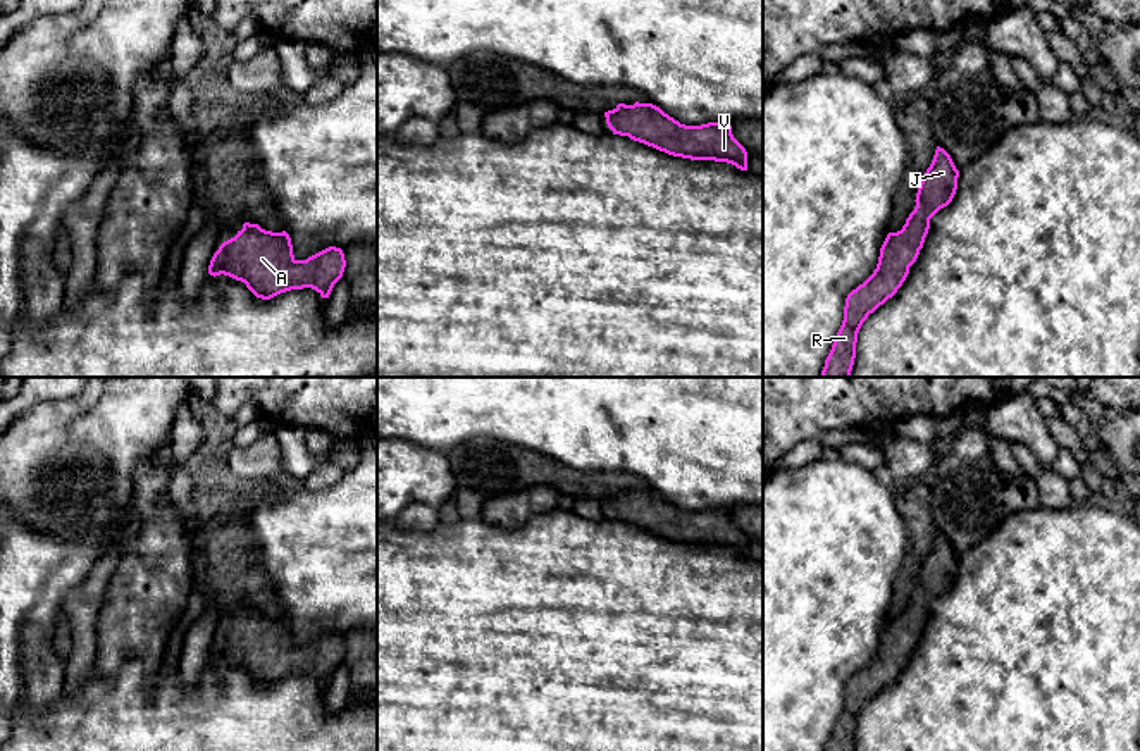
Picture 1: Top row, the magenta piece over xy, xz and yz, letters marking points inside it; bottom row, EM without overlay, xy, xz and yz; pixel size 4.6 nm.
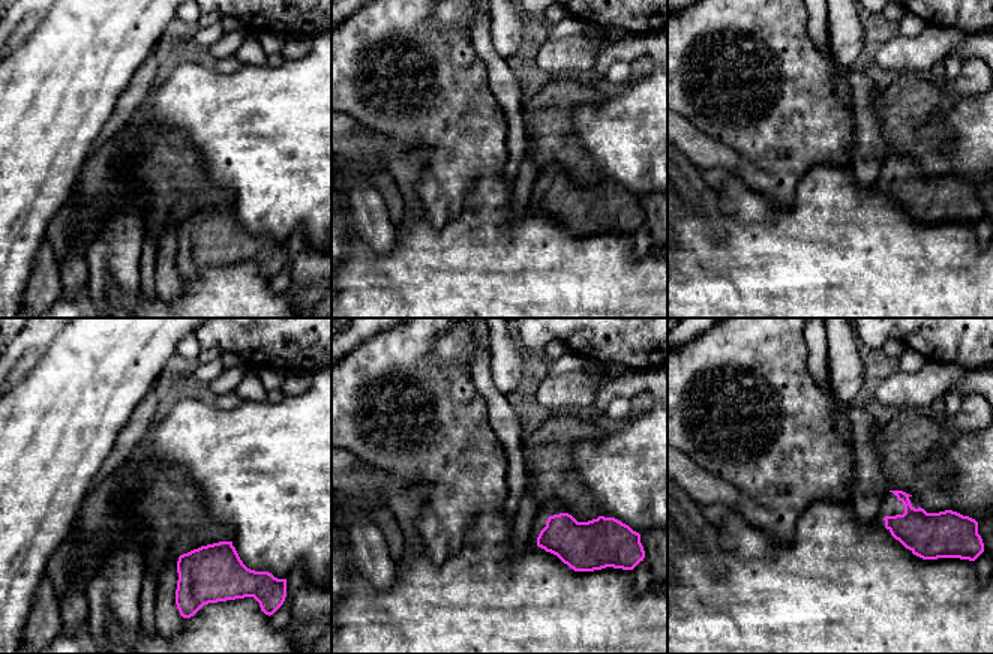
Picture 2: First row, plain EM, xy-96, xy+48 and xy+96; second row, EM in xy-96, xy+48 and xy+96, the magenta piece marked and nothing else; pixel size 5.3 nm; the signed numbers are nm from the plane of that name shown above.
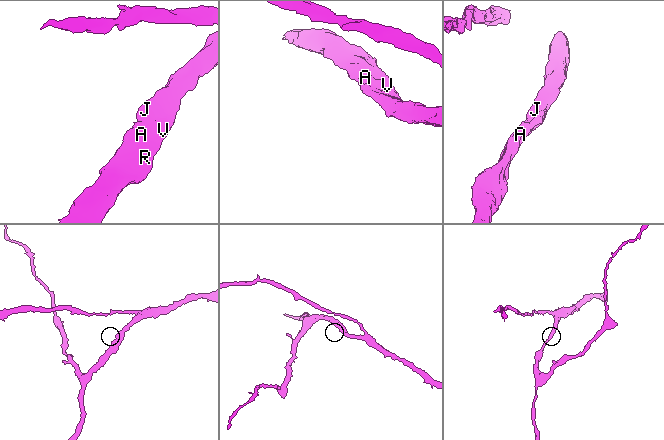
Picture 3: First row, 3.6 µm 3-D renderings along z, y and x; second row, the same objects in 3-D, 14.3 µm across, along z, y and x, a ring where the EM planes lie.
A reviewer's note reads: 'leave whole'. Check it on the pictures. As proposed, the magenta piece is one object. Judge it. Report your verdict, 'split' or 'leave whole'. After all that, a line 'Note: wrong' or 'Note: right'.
leave whole
Note: right

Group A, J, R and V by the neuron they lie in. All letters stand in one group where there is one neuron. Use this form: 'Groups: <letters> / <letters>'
Groups: A J R V

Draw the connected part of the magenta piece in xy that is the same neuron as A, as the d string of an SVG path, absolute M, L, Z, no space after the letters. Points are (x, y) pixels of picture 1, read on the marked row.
M245 222L243 229L214 253L208 274L241 281L262 300L303 288L329 298L344 267L341 248L329 246L307 260L296 260L286 231L272 233L258 224Z

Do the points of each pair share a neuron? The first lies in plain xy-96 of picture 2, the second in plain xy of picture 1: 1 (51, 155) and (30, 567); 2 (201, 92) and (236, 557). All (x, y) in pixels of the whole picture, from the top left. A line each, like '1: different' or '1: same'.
1: same
2: different

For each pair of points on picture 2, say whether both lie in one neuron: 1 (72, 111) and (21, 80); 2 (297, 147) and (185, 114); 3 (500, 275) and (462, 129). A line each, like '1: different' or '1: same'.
1: same
2: same
3: different

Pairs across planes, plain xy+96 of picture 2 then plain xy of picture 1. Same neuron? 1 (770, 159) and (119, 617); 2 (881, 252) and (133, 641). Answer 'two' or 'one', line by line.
1: one
2: two

